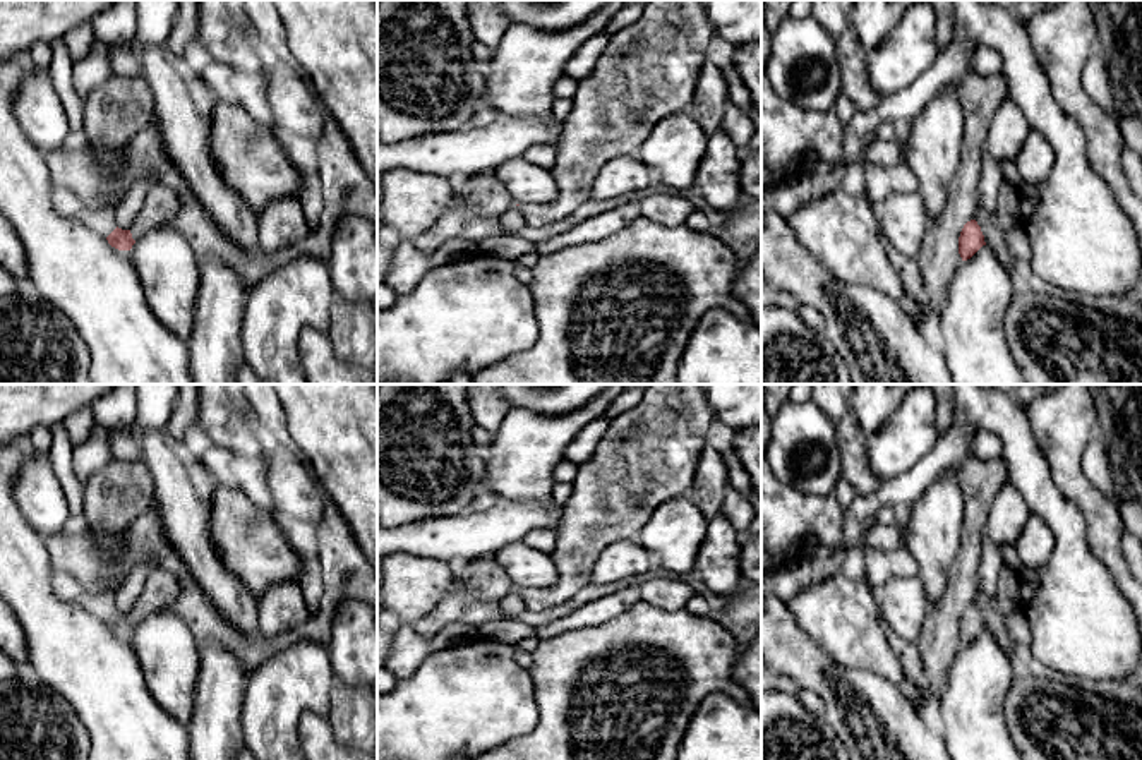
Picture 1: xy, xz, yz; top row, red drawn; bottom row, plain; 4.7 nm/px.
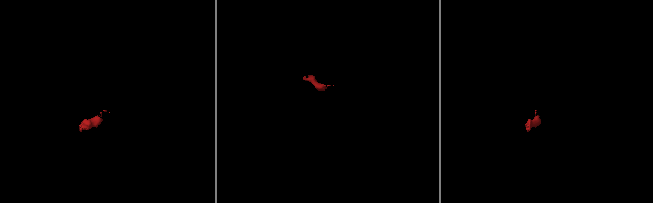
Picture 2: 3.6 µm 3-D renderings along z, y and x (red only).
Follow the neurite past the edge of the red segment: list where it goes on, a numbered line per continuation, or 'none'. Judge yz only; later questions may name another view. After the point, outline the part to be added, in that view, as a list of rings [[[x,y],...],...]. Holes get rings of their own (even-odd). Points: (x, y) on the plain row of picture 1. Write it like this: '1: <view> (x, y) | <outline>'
none

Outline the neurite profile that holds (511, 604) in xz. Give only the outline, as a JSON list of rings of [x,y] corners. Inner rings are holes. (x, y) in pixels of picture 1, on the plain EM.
[[[511,592],[504,599],[501,599],[499,606],[509,616],[516,616],[526,609],[525,600],[516,592]]]

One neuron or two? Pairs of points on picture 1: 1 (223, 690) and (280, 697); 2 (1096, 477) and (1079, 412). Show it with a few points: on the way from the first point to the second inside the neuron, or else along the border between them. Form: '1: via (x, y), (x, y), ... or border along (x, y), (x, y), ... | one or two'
1: border along (247, 680), (242, 733) | two
2: border along (1096, 428), (1082, 457), (1082, 474), (1091, 484) | two

